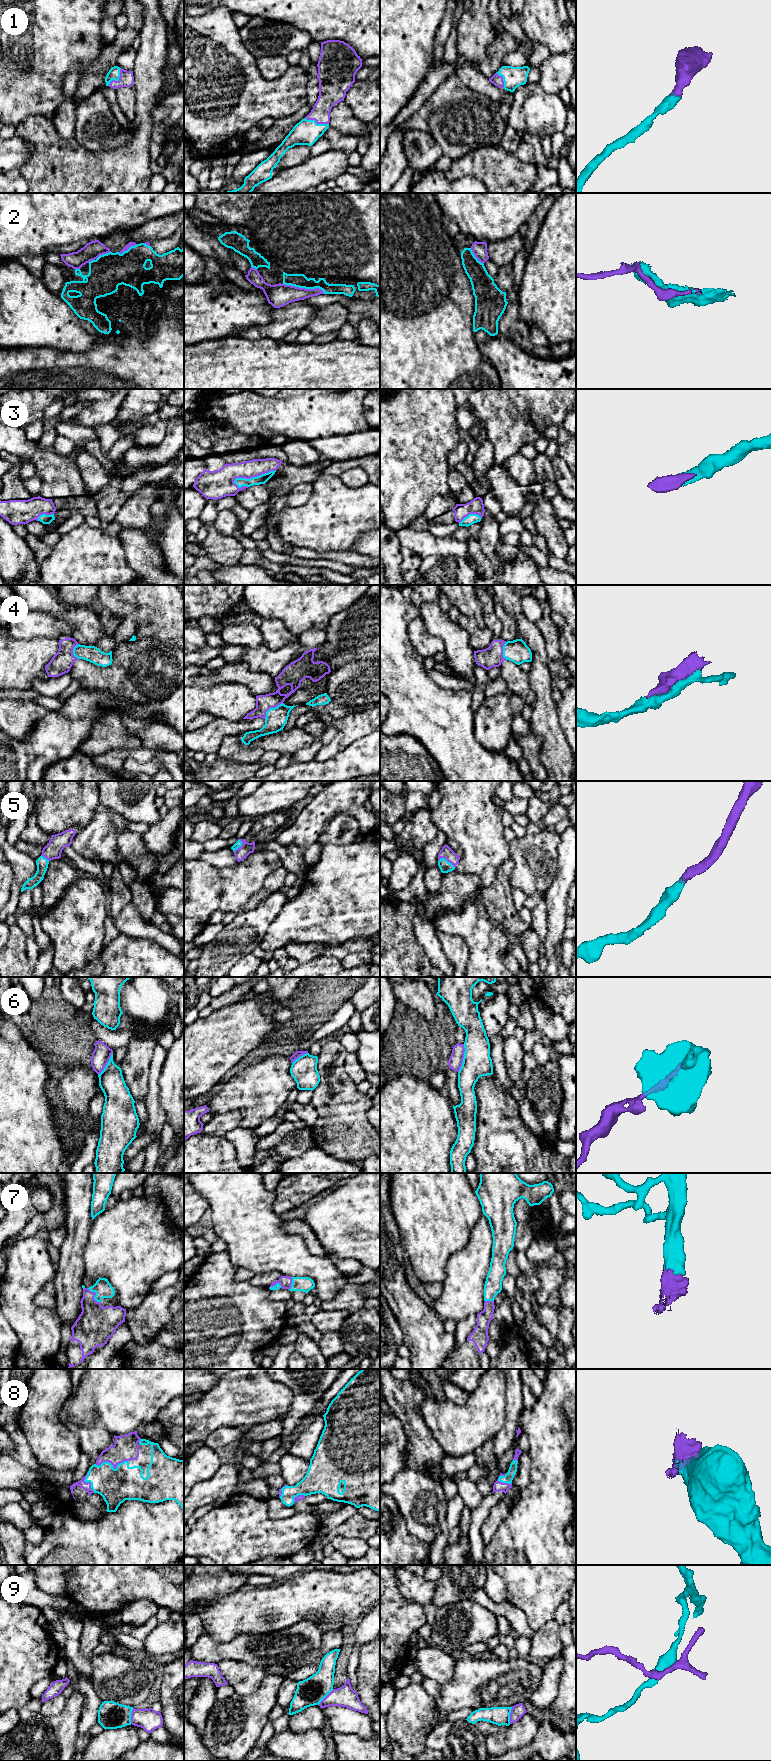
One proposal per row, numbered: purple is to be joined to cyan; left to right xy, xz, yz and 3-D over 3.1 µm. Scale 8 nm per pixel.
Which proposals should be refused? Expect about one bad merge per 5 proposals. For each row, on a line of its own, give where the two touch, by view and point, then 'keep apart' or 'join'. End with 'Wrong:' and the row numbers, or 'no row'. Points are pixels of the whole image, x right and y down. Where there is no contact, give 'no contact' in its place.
1: meets cyan in xy at (118, 79); join
2: meets cyan in xz at (304, 287); join
3: meets cyan in xz at (253, 477); join
4: meets cyan in xz at (271, 708); join
5: meets cyan in yz at (447, 861); join
6: meets cyan in yz at (463, 1058); keep apart
7: meets cyan in xy at (96, 1294); join
8: meets cyan in xy at (112, 1465); join
9: meets cyan in yz at (509, 1715); keep apart
Wrong: 6, 9

